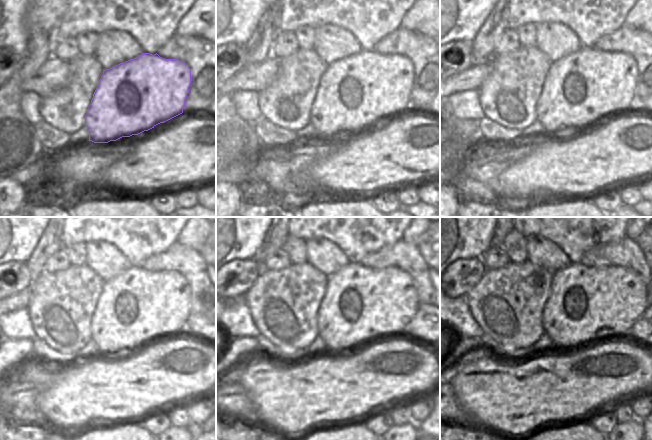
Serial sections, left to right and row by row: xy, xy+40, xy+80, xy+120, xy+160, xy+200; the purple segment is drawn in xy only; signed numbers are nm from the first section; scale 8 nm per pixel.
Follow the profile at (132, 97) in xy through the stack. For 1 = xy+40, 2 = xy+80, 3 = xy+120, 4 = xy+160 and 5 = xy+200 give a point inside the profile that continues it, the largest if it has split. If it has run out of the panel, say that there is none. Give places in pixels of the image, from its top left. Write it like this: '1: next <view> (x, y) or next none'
1: next xy+40 (354, 93)
2: next xy+80 (583, 87)
3: next xy+120 (137, 306)
4: next xy+160 (360, 304)
5: next xy+200 (585, 304)

